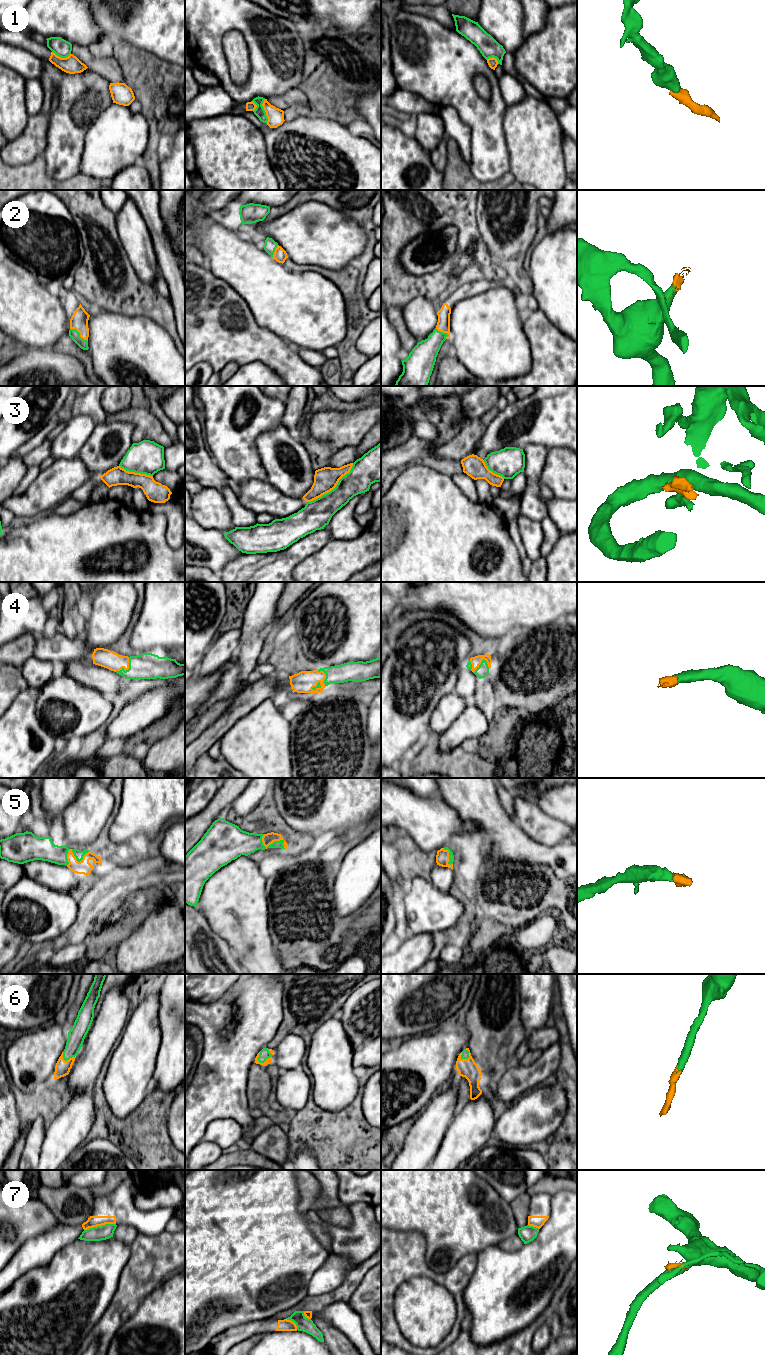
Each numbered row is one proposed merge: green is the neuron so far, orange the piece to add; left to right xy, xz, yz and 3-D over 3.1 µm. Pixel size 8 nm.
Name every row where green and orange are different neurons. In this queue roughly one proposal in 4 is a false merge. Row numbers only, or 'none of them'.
1, 3, 7

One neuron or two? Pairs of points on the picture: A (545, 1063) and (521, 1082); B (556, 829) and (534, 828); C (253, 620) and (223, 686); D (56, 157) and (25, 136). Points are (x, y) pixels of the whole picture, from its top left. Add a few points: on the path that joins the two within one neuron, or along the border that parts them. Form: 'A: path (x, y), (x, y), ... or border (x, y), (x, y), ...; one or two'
A: path (539, 1069), (527, 1078); one
B: path (551, 829), (539, 828); one
C: path (253, 636), (244, 664), (239, 670); one
D: border (48, 126), (47, 145), (41, 155); two

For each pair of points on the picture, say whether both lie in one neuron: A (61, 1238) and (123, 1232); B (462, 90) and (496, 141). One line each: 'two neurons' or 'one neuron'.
A: two neurons
B: one neuron

